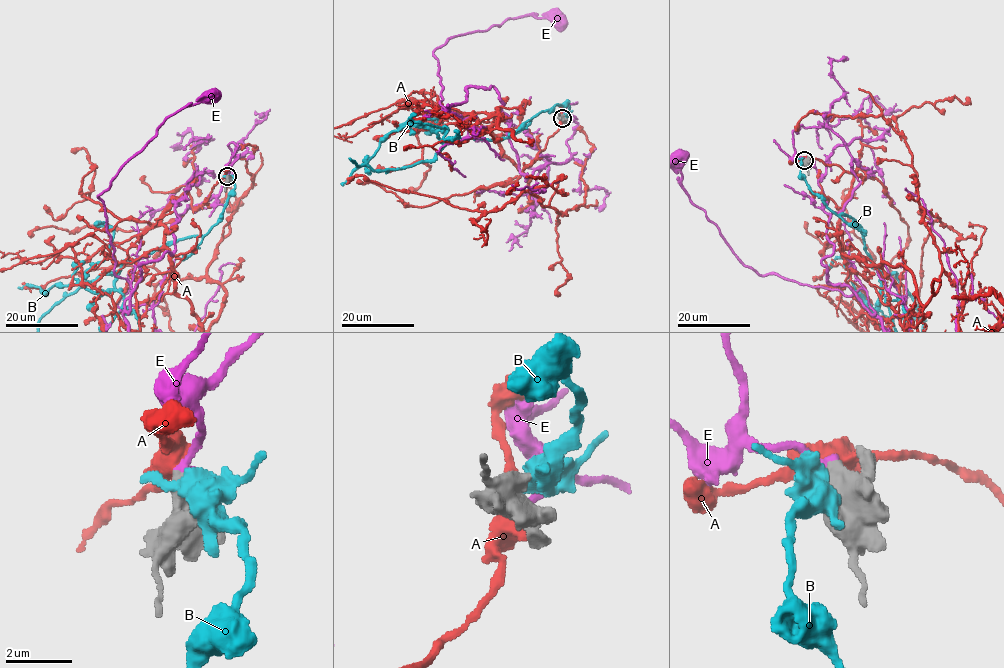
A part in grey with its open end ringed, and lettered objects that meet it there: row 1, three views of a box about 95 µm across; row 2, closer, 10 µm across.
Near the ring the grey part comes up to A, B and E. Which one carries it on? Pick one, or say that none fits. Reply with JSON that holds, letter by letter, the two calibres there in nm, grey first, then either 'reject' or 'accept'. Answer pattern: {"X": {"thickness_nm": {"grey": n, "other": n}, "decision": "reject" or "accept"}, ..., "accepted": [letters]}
{"A": {"thickness_nm": {"grey": 600, "other": 550}, "decision": "reject"}, "B": {"thickness_nm": {"grey": 700, "other": 500}, "decision": "reject"}, "E": {"thickness_nm": {"grey": 600, "other": 360}, "decision": "accept"}, "accepted": ["E"]}

